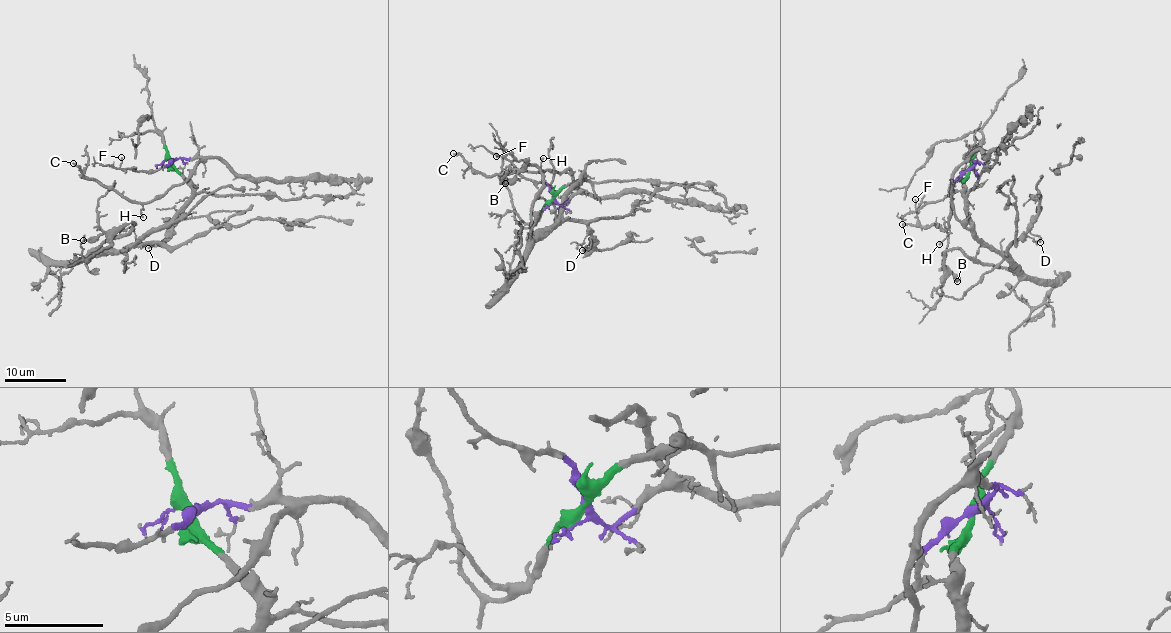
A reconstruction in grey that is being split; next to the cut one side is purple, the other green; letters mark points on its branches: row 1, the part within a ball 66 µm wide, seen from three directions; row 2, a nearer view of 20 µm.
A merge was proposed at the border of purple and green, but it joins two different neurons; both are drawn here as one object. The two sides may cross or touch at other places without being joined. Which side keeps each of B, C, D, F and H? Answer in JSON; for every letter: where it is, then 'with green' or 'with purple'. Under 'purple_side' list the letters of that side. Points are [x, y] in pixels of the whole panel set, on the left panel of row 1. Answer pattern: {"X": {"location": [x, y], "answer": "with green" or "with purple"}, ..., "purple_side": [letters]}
{"B": {"location": [83, 240], "answer": "with green"}, "C": {"location": [73, 163], "answer": "with purple"}, "D": {"location": [148, 248], "answer": "with green"}, "F": {"location": [121, 157], "answer": "with purple"}, "H": {"location": [143, 217], "answer": "with purple"}, "purple_side": ["C", "F", "H"]}

